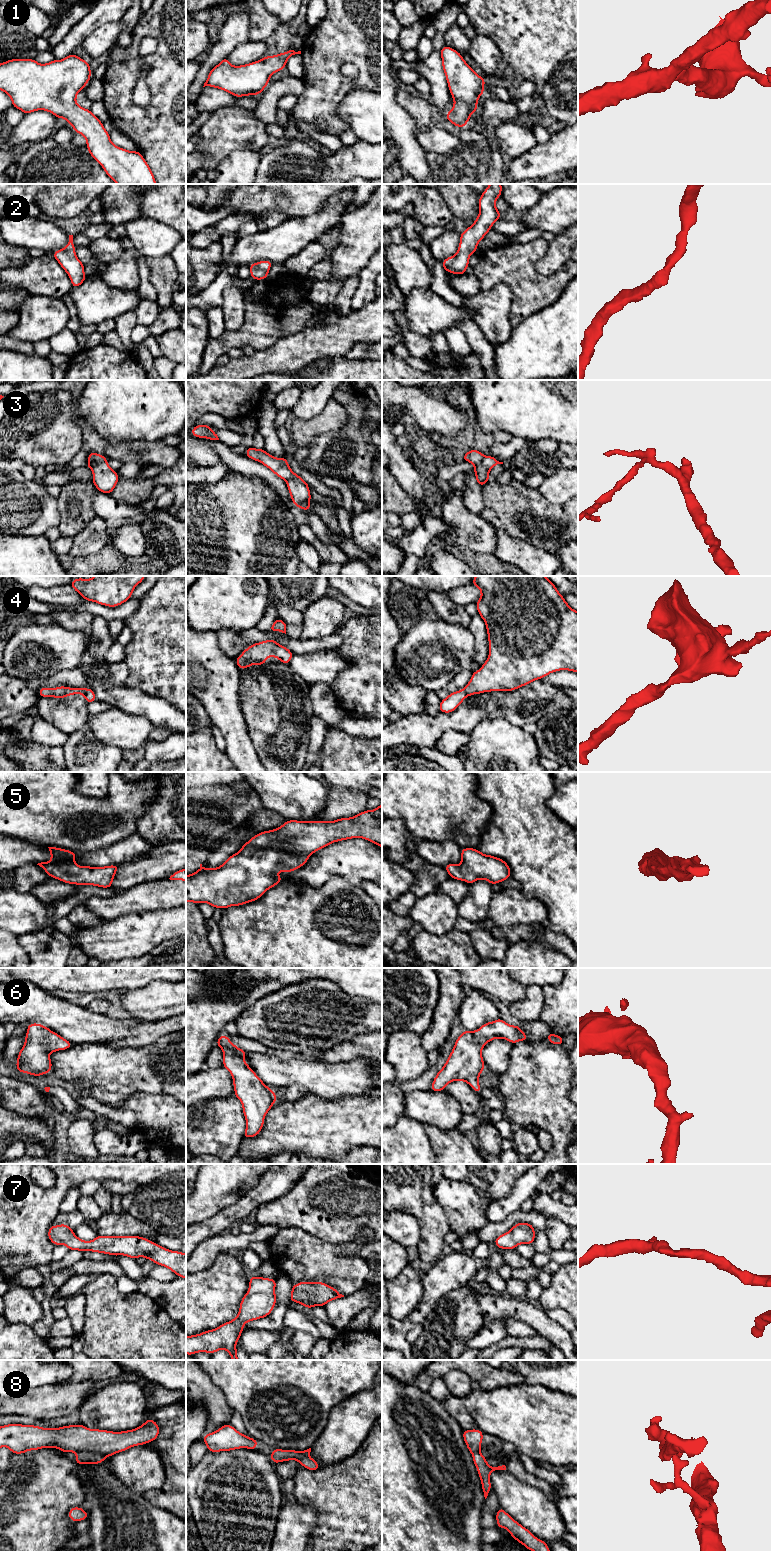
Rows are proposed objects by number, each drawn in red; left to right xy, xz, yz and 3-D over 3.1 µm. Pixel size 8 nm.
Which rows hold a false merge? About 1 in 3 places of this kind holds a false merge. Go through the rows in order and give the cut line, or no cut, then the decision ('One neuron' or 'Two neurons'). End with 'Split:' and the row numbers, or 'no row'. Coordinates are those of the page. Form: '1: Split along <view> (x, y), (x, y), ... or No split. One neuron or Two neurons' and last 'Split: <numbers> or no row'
1: No split. One neuron
2: No split. One neuron
3: Split along xy (105, 460), (95, 462), (90, 467). Two neurons
4: No split. One neuron
5: No split. One neuron
6: No split. One neuron
7: No split. One neuron
8: Split along xy (76, 1452), (99, 1452), (107, 1456). Two neurons
Split: 3, 8

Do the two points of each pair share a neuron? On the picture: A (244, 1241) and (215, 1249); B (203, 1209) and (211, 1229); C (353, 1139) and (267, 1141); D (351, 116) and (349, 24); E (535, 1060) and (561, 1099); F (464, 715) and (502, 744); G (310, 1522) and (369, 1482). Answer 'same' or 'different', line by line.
A: same
B: different
C: same
D: different
E: same
F: different
G: different

